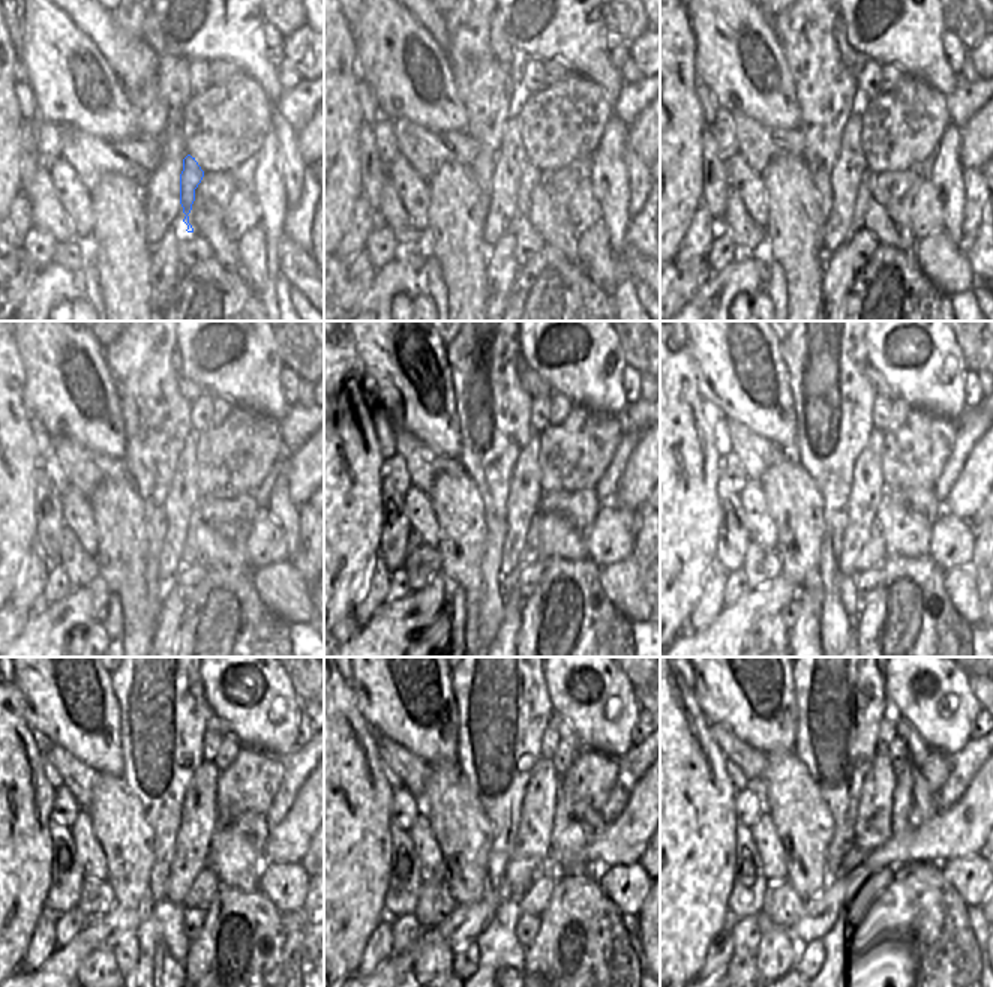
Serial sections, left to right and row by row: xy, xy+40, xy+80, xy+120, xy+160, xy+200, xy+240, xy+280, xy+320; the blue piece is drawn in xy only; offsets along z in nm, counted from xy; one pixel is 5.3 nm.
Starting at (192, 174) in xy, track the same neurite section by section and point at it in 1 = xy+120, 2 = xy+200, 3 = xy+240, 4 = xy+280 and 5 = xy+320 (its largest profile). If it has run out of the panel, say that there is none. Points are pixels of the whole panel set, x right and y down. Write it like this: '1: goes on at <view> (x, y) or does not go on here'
1: goes on at xy+120 (189, 555)
2: goes on at xy+200 (873, 554)
3: goes on at xy+240 (206, 885)
4: goes on at xy+280 (536, 899)
5: goes on at xy+320 (870, 903)

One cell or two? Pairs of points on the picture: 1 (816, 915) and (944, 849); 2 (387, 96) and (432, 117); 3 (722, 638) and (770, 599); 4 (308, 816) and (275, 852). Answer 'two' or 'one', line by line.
1: one
2: one
3: one
4: one

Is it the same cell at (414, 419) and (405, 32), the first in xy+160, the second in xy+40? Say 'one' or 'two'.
one

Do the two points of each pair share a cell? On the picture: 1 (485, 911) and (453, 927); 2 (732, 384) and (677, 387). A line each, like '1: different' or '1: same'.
1: same
2: different

